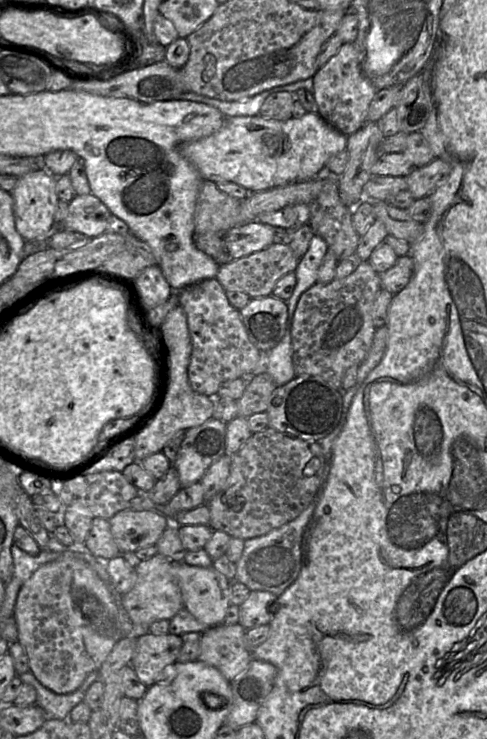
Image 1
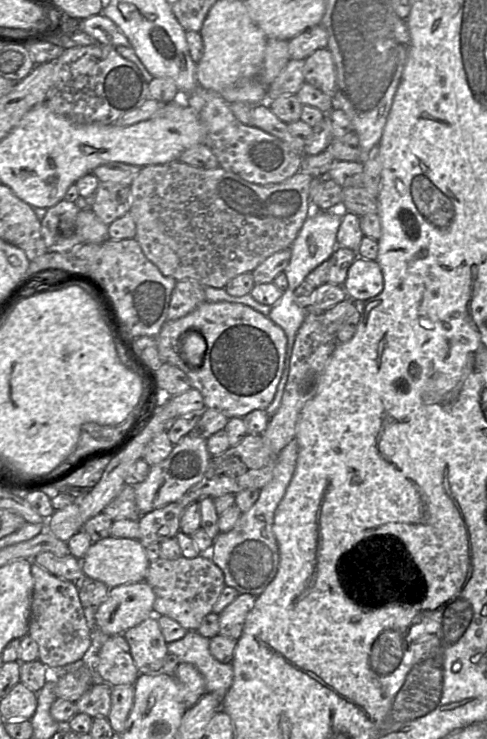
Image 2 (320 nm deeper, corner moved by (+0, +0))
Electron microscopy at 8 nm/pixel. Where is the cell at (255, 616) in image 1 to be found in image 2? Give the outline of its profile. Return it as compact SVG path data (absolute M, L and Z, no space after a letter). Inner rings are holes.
M239 594L219 614L219 635L238 640L243 632L248 613L254 607L256 597L251 594Z

